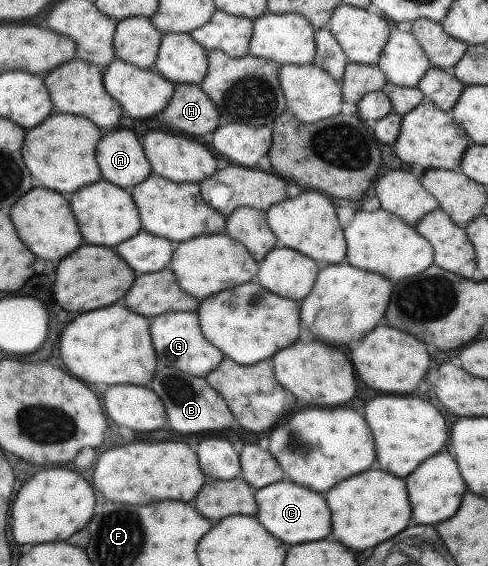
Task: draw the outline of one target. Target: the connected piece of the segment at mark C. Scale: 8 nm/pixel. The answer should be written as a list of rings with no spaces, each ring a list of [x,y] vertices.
[[[280,480],[276,484],[268,484],[266,488],[260,488],[254,493],[256,506],[258,506],[258,522],[278,540],[286,544],[300,544],[300,542],[312,542],[322,540],[330,530],[330,510],[324,502],[324,496],[318,492],[312,492],[304,486]]]

